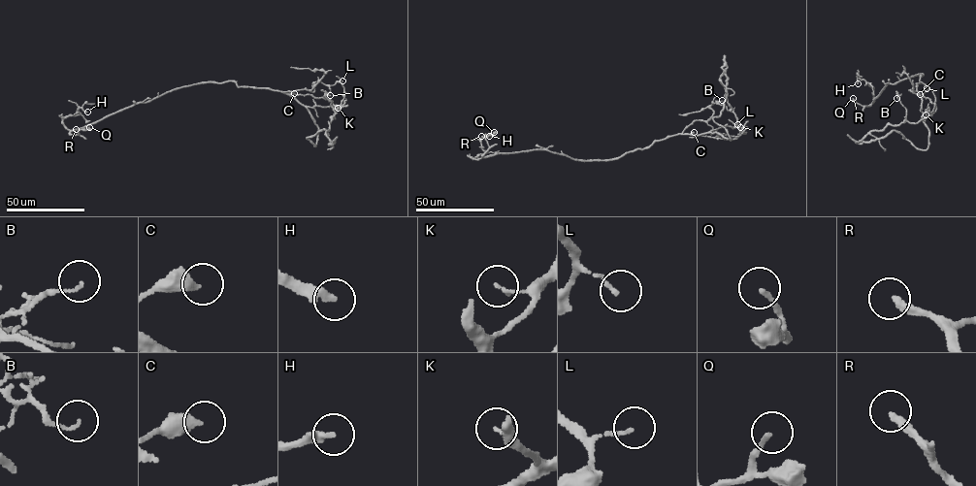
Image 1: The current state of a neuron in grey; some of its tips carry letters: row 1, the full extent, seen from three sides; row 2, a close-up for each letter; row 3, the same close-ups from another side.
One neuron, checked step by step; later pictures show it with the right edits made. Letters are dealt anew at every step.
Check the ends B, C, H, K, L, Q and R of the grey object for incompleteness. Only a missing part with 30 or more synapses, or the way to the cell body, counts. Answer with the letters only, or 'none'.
H, Q, R

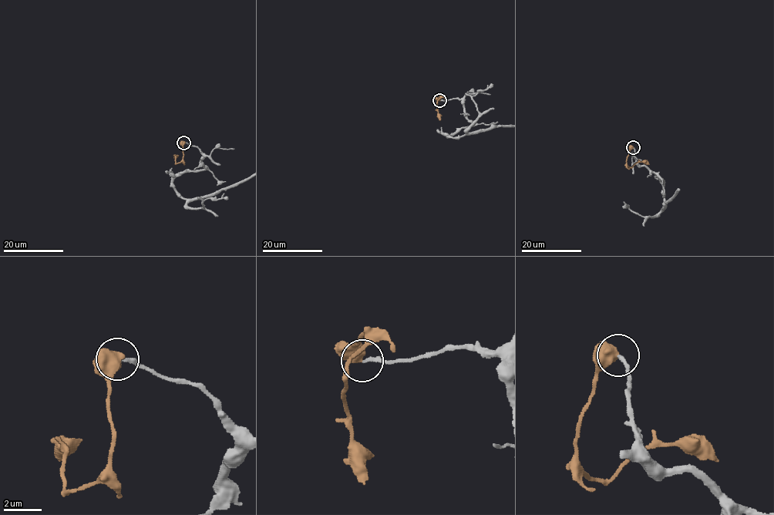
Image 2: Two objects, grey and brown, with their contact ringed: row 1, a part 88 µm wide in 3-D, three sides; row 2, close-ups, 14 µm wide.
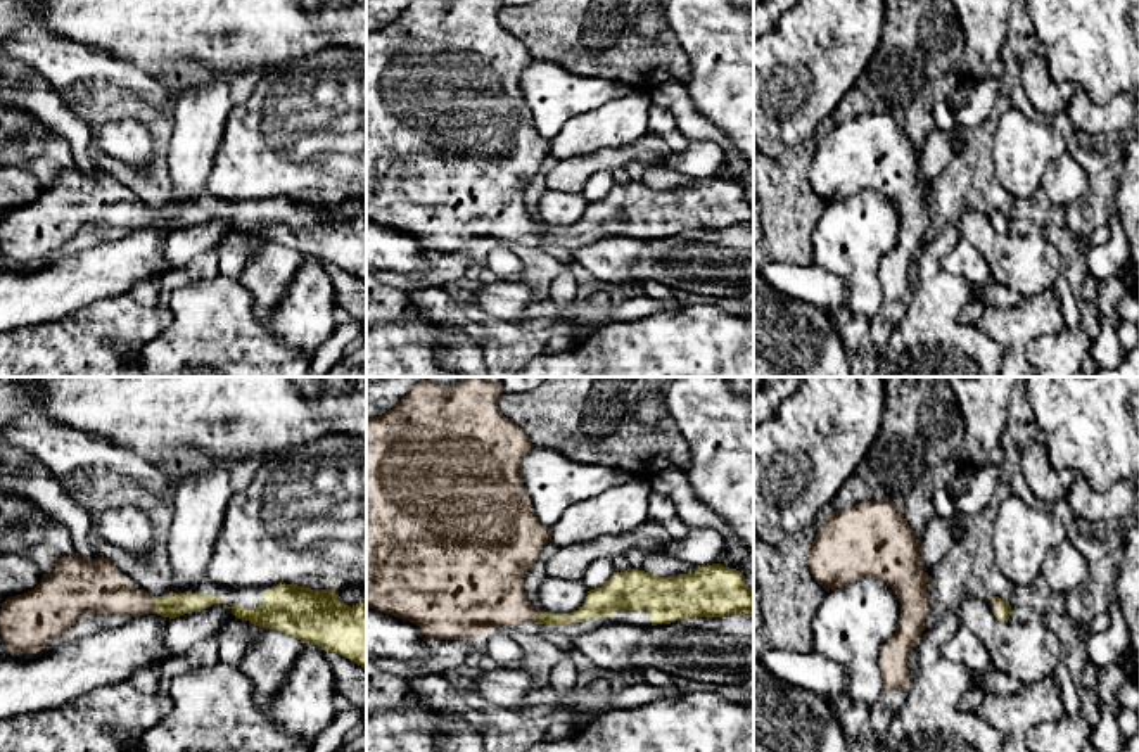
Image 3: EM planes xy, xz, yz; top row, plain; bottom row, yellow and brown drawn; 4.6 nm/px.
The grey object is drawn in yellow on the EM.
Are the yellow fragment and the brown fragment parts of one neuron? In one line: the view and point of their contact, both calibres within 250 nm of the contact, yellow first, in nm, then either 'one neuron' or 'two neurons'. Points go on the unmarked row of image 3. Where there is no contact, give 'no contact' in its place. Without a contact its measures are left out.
xy (156, 216) | 120/200 nm | one neuron

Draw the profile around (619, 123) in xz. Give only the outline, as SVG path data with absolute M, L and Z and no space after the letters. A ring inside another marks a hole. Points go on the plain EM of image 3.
M636 88L629 97L581 114L551 140L551 154L563 161L638 142L648 135L652 104L650 92Z

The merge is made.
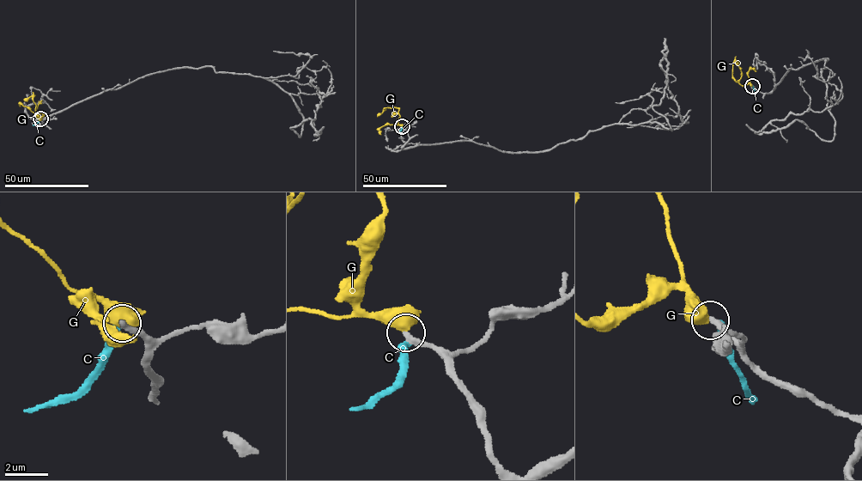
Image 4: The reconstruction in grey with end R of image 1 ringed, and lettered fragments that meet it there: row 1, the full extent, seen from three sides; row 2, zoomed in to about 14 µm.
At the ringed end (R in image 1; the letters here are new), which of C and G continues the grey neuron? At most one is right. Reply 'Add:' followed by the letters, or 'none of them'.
Add: G

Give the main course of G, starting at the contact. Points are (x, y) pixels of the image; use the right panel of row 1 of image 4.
G: (752, 86), (749, 83), (742, 86), (732, 78), (733, 63), (739, 63)

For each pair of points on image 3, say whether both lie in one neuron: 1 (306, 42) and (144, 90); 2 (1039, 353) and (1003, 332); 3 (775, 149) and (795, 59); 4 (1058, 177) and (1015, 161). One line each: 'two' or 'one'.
1: two
2: two
3: one
4: two

